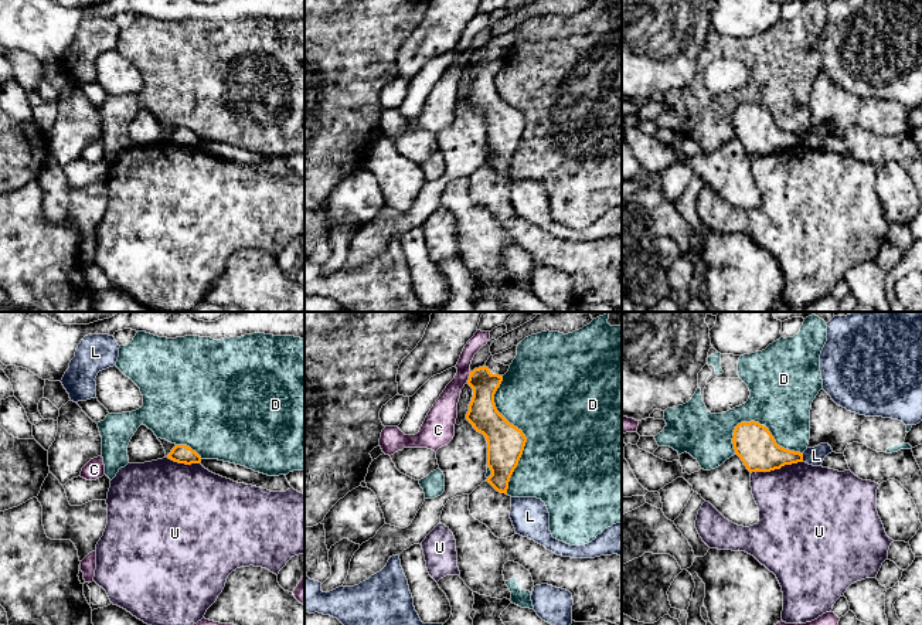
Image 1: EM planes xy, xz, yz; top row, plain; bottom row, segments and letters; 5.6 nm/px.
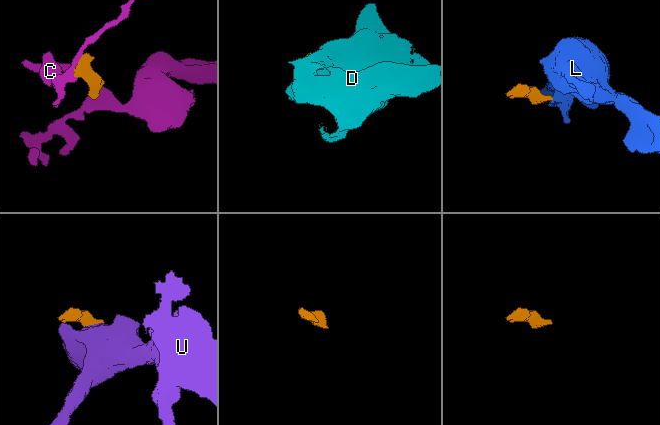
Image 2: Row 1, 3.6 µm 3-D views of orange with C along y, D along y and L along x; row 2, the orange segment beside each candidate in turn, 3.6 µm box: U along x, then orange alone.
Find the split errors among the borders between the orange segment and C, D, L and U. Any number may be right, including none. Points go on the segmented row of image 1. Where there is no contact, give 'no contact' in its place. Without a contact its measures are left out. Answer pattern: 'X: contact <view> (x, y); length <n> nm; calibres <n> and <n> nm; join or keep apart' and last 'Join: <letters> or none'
C: contact xz (469, 377); length 70 nm; calibres 170 and 150 nm; keep apart
D: contact xz (523, 434); length 650 nm; calibres 220 and 500 nm; keep apart
L: contact yz (802, 458); length 50 nm; calibres 220 and 100 nm; keep apart
U: contact yz (776, 468); length 300 nm; calibres 220 and 480 nm; keep apart
Join: none

